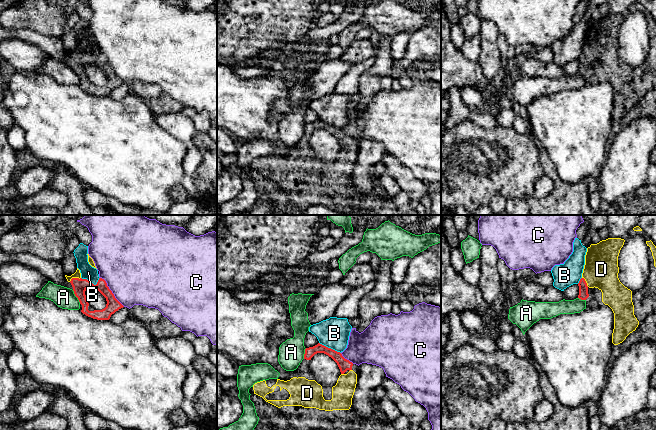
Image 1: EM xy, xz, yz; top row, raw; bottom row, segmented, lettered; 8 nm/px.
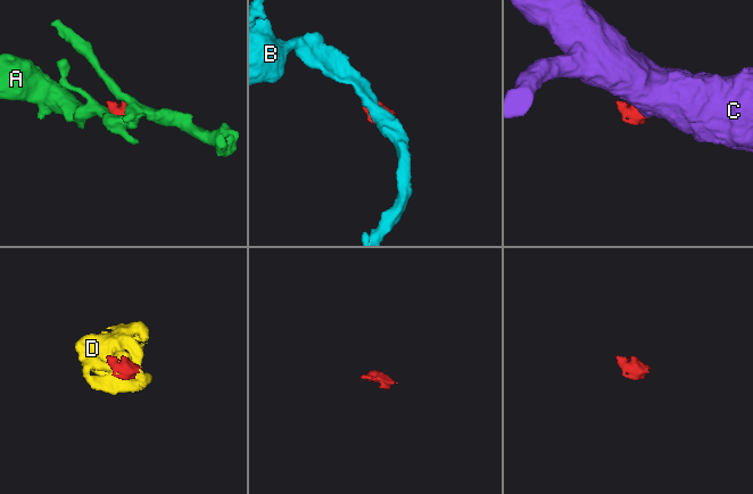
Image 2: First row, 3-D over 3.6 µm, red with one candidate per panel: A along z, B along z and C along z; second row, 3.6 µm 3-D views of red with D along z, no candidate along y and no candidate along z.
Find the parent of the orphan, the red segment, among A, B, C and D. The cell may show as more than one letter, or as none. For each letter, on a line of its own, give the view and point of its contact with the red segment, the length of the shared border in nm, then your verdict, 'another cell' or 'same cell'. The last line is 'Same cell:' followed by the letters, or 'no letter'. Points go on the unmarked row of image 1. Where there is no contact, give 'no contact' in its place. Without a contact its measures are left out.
A: xy (76, 72) | 130 nm | another cell
B: xy (90, 58) | 150 nm | another cell
C: xy (111, 67) | 300 nm | another cell
D: xy (74, 54) | 100 nm | same cell
Same cell: D

